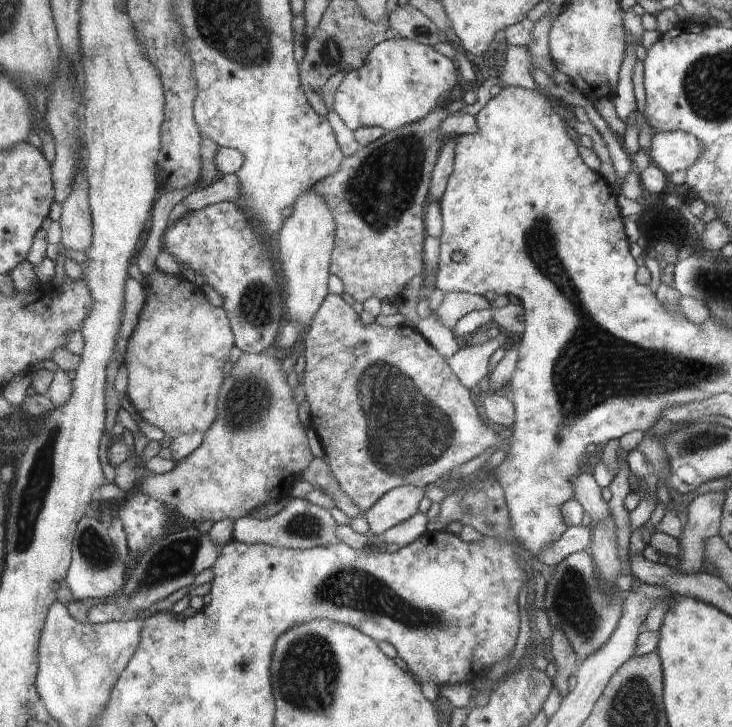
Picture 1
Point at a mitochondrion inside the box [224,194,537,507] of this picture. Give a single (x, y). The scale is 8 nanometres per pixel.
(405, 432)

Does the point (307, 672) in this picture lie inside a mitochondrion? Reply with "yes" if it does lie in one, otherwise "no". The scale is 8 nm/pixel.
yes

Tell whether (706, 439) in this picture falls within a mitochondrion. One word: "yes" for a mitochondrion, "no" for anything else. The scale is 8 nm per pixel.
yes

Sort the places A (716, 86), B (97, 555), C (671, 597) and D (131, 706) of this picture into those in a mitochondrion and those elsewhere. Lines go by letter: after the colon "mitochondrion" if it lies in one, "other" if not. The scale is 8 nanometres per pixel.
A: mitochondrion
B: mitochondrion
C: other
D: other

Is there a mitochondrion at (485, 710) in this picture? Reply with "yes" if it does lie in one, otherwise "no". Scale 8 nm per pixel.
no

